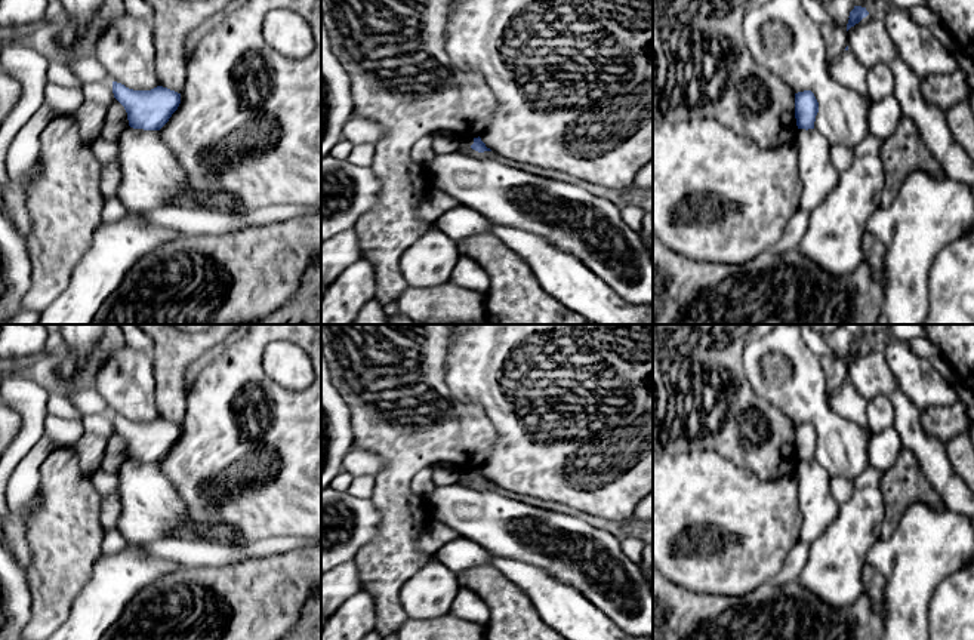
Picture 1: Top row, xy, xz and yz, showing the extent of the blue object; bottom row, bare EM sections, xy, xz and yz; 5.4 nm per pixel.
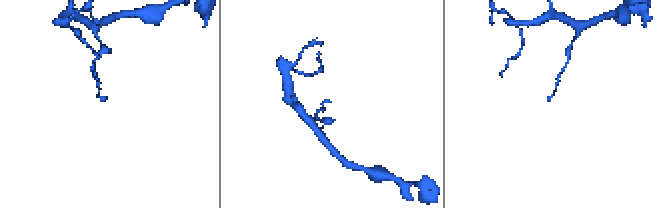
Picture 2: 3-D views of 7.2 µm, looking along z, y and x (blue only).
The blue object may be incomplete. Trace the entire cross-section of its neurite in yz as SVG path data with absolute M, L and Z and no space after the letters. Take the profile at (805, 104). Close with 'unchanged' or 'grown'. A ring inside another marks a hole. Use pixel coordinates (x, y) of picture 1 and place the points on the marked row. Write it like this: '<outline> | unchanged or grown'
M811 90L795 93L795 119L798 129L814 129L819 102Z | unchanged

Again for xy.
M112 81L112 93L124 107L129 126L133 129L160 130L181 104L181 93L163 86L151 90L133 90Z | unchanged

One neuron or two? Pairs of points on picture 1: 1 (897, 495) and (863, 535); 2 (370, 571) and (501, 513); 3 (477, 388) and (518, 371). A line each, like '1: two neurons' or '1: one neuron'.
1: two neurons
2: two neurons
3: one neuron

